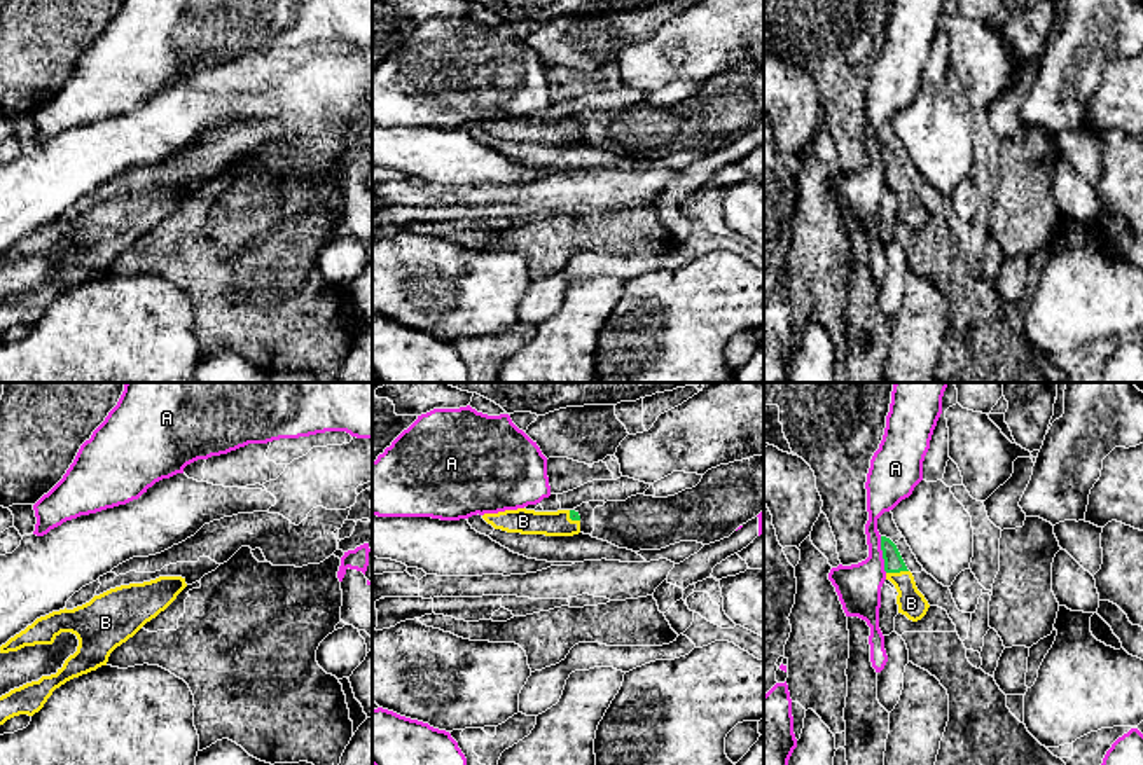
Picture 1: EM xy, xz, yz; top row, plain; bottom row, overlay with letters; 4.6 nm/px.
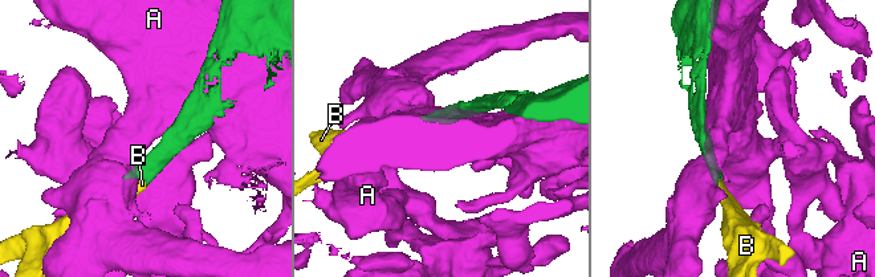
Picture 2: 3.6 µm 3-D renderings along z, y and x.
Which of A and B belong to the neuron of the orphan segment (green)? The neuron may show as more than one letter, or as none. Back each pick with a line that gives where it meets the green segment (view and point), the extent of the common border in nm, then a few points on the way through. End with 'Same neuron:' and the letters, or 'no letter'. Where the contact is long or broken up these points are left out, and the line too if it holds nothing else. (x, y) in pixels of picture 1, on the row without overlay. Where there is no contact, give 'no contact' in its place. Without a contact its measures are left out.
B: yz (897, 180) | 110 nm | across yz (893, 172), (897, 180), (911, 212)
Same neuron: B

